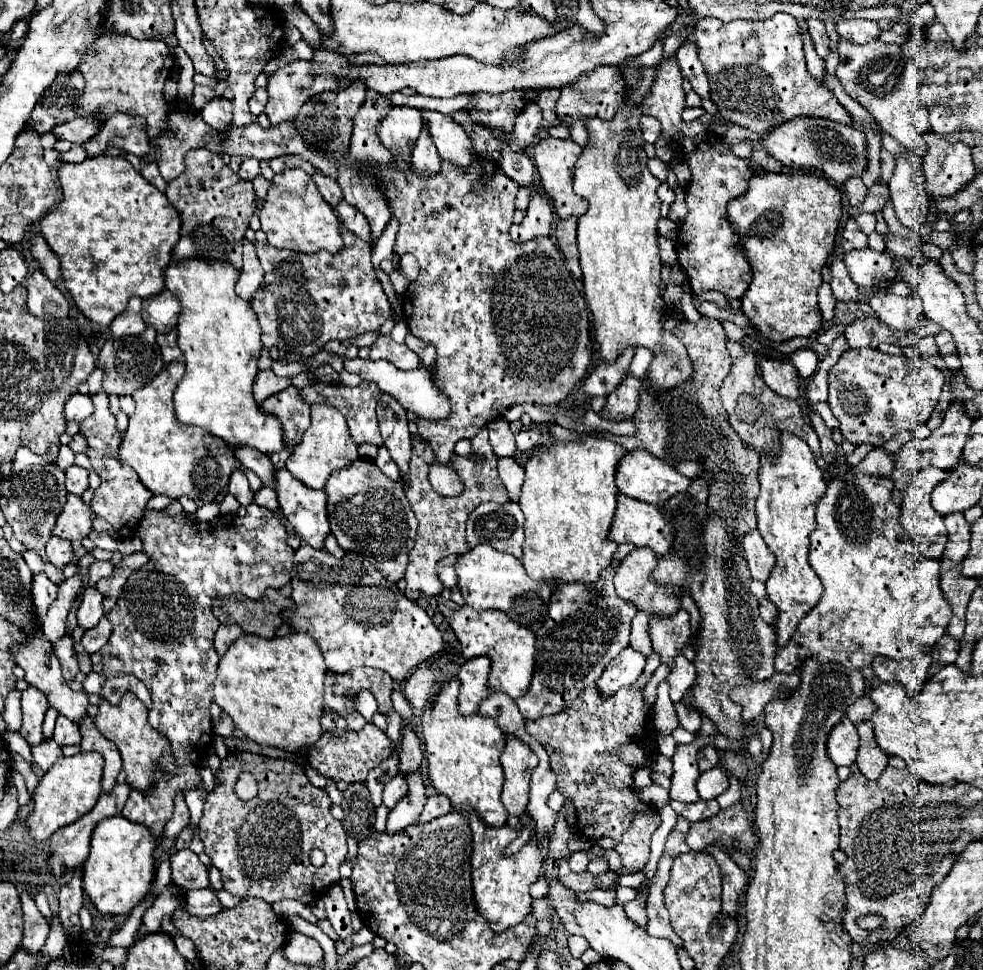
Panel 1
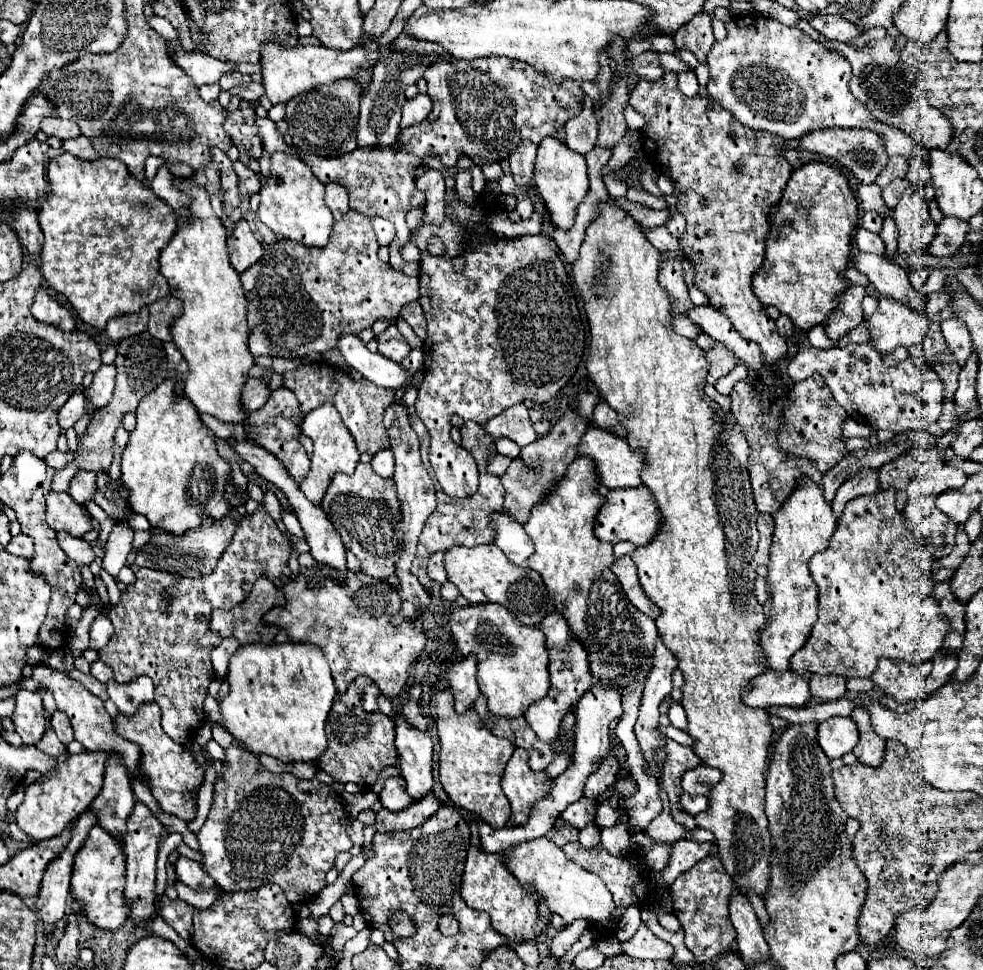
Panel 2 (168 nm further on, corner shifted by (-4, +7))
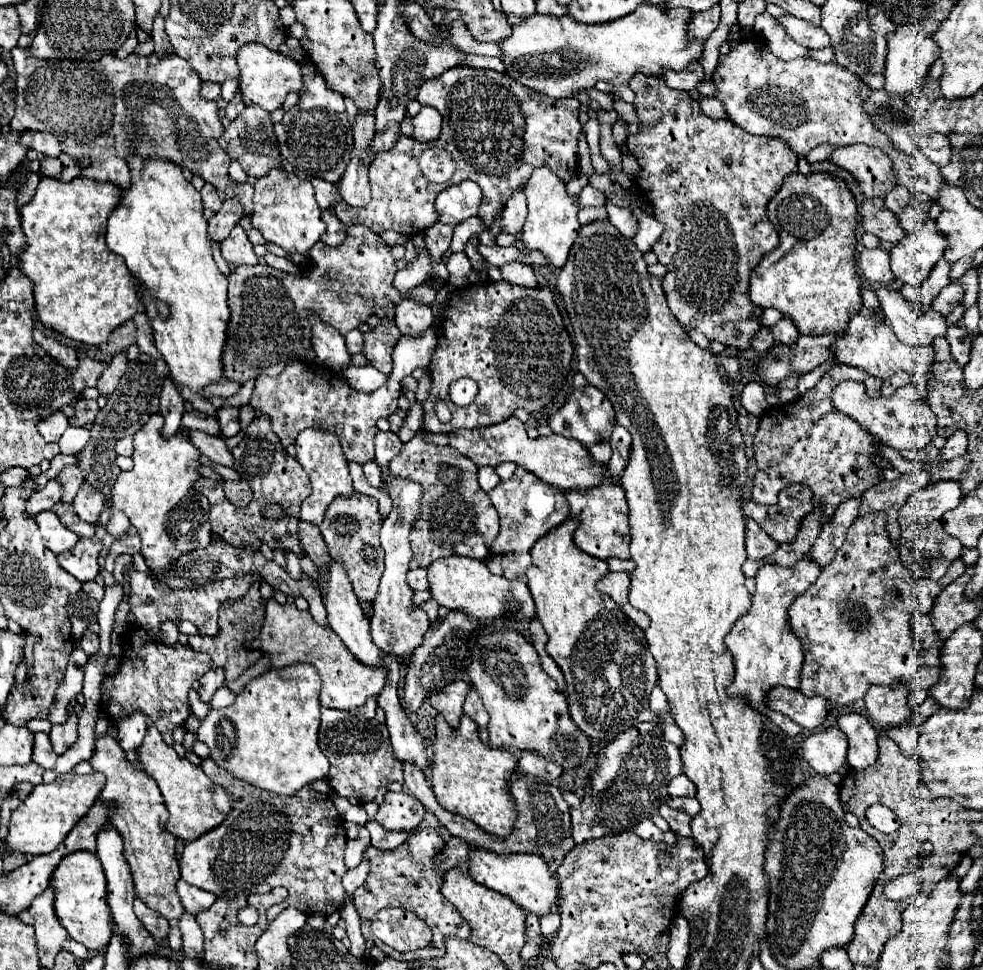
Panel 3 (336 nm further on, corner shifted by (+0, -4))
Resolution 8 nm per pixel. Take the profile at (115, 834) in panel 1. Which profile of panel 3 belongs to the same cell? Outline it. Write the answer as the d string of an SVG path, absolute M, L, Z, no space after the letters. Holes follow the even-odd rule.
M87 851L65 855L51 875L51 887L55 891L55 915L67 935L83 943L89 951L105 951L113 935L113 921L107 907L107 881L99 857Z

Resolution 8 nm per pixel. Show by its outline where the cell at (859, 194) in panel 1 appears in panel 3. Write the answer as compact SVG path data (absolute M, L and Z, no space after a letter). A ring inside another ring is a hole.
M879 197L865 199L861 209L861 223L867 233L879 237L881 241L899 243L905 237L905 231L901 229L897 217L885 207L885 201Z

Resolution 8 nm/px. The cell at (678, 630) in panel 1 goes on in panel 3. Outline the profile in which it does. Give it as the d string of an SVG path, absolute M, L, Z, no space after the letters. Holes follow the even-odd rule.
M645 723L639 729L629 729L611 741L599 755L597 767L591 773L591 793L581 805L571 807L571 833L577 845L587 839L597 839L609 833L633 829L645 821L667 797L669 781L681 773L679 747L665 741L663 731L655 723Z

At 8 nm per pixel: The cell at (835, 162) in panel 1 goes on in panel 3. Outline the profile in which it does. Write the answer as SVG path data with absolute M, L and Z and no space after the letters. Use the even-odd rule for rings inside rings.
M869 145L839 147L831 157L835 165L847 169L861 185L865 197L885 197L897 185L895 169L887 153Z

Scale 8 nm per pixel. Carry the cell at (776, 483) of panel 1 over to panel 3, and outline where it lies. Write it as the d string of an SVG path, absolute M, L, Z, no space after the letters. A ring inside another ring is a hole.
M803 557L795 567L789 567L789 569L779 565L765 565L763 569L759 569L755 577L757 591L753 595L753 605L747 615L737 619L731 633L727 635L727 647L735 657L735 681L727 687L727 693L731 697L743 697L747 705L763 713L765 717L769 717L789 737L799 735L803 729L795 721L787 719L783 713L771 711L765 699L769 689L777 685L799 689L803 647L801 647L801 641L791 633L787 625L787 609L799 595L807 591L807 587L815 583L815 577L819 577L819 573L821 573L821 567L809 557Z

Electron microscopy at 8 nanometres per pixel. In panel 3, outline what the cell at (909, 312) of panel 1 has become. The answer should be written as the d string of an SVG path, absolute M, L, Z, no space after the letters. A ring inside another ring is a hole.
M855 315L849 321L843 339L839 339L839 343L835 343L835 355L831 355L831 359L845 363L845 365L861 367L869 375L875 375L881 379L891 377L895 371L905 371L913 383L919 383L921 379L925 379L927 371L931 369L931 365L935 361L933 347L911 347L911 345L901 343L889 325L879 325L875 321L875 315L871 315L871 317Z

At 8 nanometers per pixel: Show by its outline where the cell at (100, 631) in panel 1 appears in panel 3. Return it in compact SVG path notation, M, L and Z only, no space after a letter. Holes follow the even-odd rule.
M85 629L79 645L81 645L81 649L83 649L87 655L95 655L95 653L99 651L99 637L97 637L91 629Z

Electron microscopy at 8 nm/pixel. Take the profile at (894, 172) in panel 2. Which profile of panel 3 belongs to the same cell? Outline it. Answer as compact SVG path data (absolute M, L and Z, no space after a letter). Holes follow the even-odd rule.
M897 185L887 197L885 197L885 205L891 213L899 215L907 205L909 205L909 199L911 199L911 193L907 191L907 187L903 185Z

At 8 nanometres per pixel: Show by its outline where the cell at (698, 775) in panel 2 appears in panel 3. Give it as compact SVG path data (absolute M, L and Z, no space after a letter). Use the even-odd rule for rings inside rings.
M681 773L669 783L669 795L679 795L679 797L695 797L695 785Z

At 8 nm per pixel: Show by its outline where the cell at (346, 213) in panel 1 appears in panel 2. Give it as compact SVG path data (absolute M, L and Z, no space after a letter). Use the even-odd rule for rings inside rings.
M373 216L373 218L369 218L371 220L371 224L373 224L373 228L375 228L375 234L377 234L377 240L379 240L379 244L381 246L387 246L393 238L395 238L395 226L389 222L389 220L383 220L381 216Z

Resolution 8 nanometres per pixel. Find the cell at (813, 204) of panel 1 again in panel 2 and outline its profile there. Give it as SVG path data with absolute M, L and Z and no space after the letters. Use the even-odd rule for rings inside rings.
M823 162L803 164L801 168L793 170L793 174L791 174L791 178L789 178L789 182L787 182L787 186L785 186L785 190L783 190L781 200L771 208L771 214L769 214L769 226L771 226L771 228L769 228L769 236L767 236L765 262L763 262L763 266L761 266L761 272L757 272L757 274L753 276L753 292L755 292L755 296L759 298L759 302L761 302L763 306L775 306L781 314L785 314L785 316L791 318L791 322L793 322L793 326L795 326L797 330L807 332L811 326L821 324L821 322L827 320L827 316L829 316L831 310L835 308L835 296L837 296L839 292L843 292L843 288L845 288L847 284L851 284L847 278L843 280L843 272L845 272L847 262L849 262L851 234L853 234L853 230L855 230L855 226L857 226L857 200L855 200L851 188L849 188L849 184L847 184L847 178L845 178L839 170L835 170L835 168L831 168L829 164L823 164Z

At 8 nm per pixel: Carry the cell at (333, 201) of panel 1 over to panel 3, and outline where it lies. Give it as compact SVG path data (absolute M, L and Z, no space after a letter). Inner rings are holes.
M323 211L321 217L327 223L327 231L325 231L325 235L323 235L321 241L327 243L329 247L339 245L345 239L345 235L347 235L347 227L337 219L337 215L333 211Z

